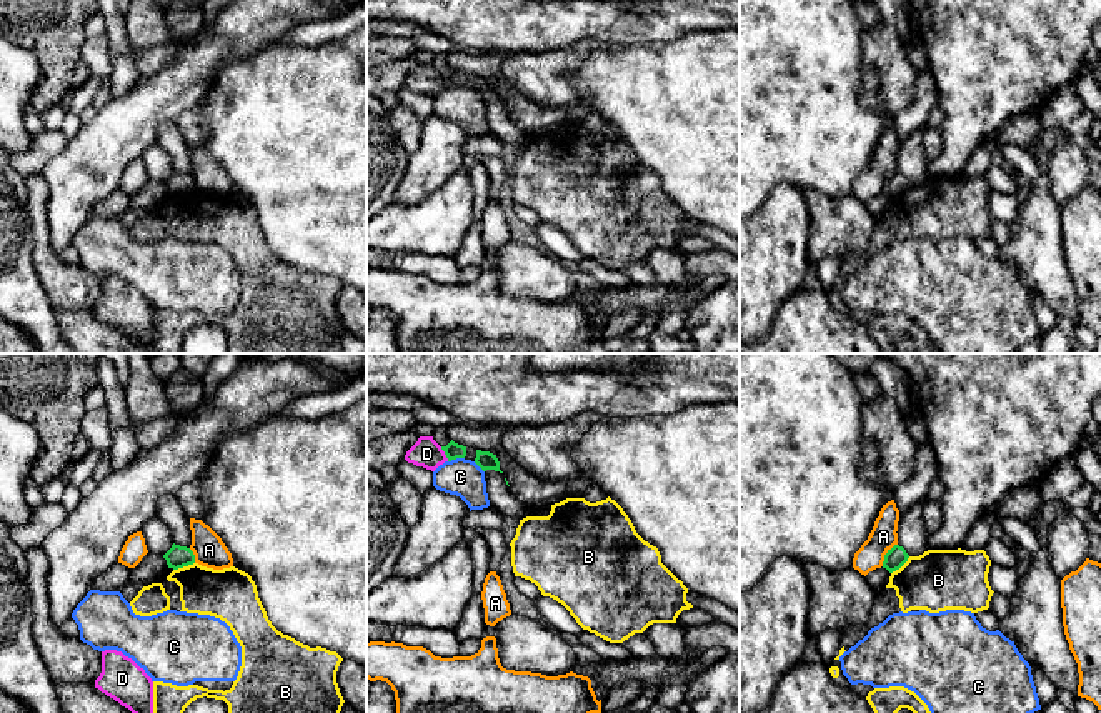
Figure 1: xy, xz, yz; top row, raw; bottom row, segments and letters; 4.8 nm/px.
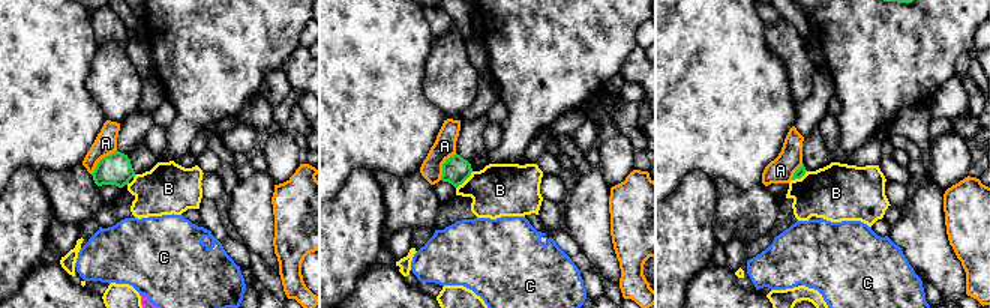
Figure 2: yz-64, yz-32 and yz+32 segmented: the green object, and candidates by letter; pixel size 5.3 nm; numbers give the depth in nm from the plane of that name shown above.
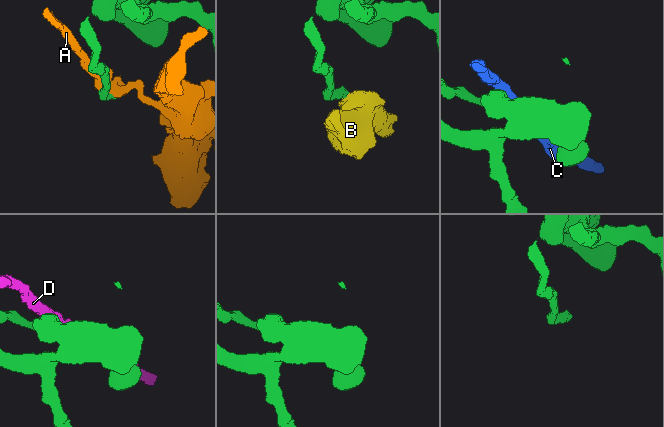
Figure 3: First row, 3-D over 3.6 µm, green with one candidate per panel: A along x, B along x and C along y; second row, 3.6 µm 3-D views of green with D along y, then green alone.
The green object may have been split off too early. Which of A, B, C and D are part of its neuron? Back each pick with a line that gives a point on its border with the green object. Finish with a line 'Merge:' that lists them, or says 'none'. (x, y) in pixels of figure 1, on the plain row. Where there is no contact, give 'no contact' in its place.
Merge: none

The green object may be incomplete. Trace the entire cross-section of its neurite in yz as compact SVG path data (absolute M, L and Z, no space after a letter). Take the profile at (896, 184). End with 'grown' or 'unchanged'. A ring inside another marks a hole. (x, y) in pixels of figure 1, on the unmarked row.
M894 172L888 180L884 182L883 195L886 195L889 200L899 197L906 188L909 182L906 177L899 172Z; unchanged

